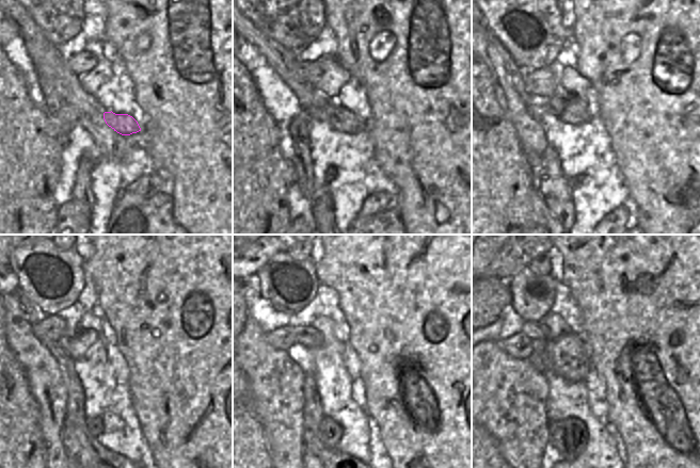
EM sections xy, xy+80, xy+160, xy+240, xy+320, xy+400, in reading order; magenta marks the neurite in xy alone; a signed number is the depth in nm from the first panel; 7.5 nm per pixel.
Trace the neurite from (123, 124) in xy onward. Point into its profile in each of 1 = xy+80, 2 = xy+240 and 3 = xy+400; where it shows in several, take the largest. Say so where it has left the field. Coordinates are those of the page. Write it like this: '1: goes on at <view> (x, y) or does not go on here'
1: goes on at xy+80 (343, 119)
2: goes on at xy+240 (76, 342)
3: goes on at xy+400 (535, 329)

